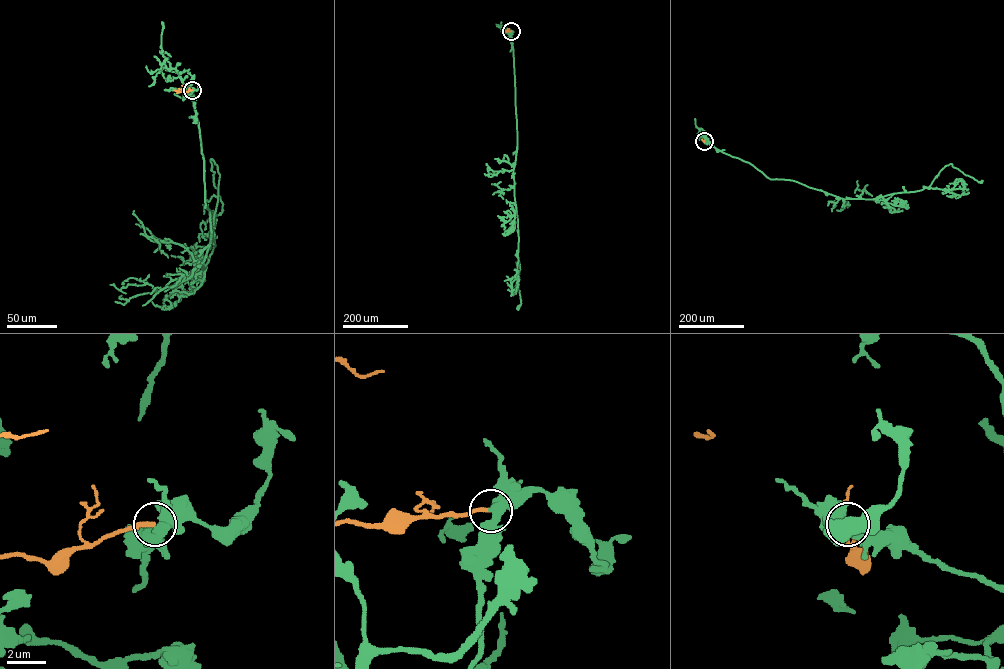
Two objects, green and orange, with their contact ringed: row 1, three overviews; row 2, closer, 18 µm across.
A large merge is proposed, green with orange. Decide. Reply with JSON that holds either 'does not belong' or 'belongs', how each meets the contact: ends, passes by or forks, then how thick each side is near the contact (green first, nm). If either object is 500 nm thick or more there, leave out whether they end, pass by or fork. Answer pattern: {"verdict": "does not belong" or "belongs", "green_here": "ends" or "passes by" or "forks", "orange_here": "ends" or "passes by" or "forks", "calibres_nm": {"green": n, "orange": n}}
{"verdict": "does not belong", "green_here": "passes by", "orange_here": "ends", "calibres_nm": {"green": 400, "orange": 190}}

